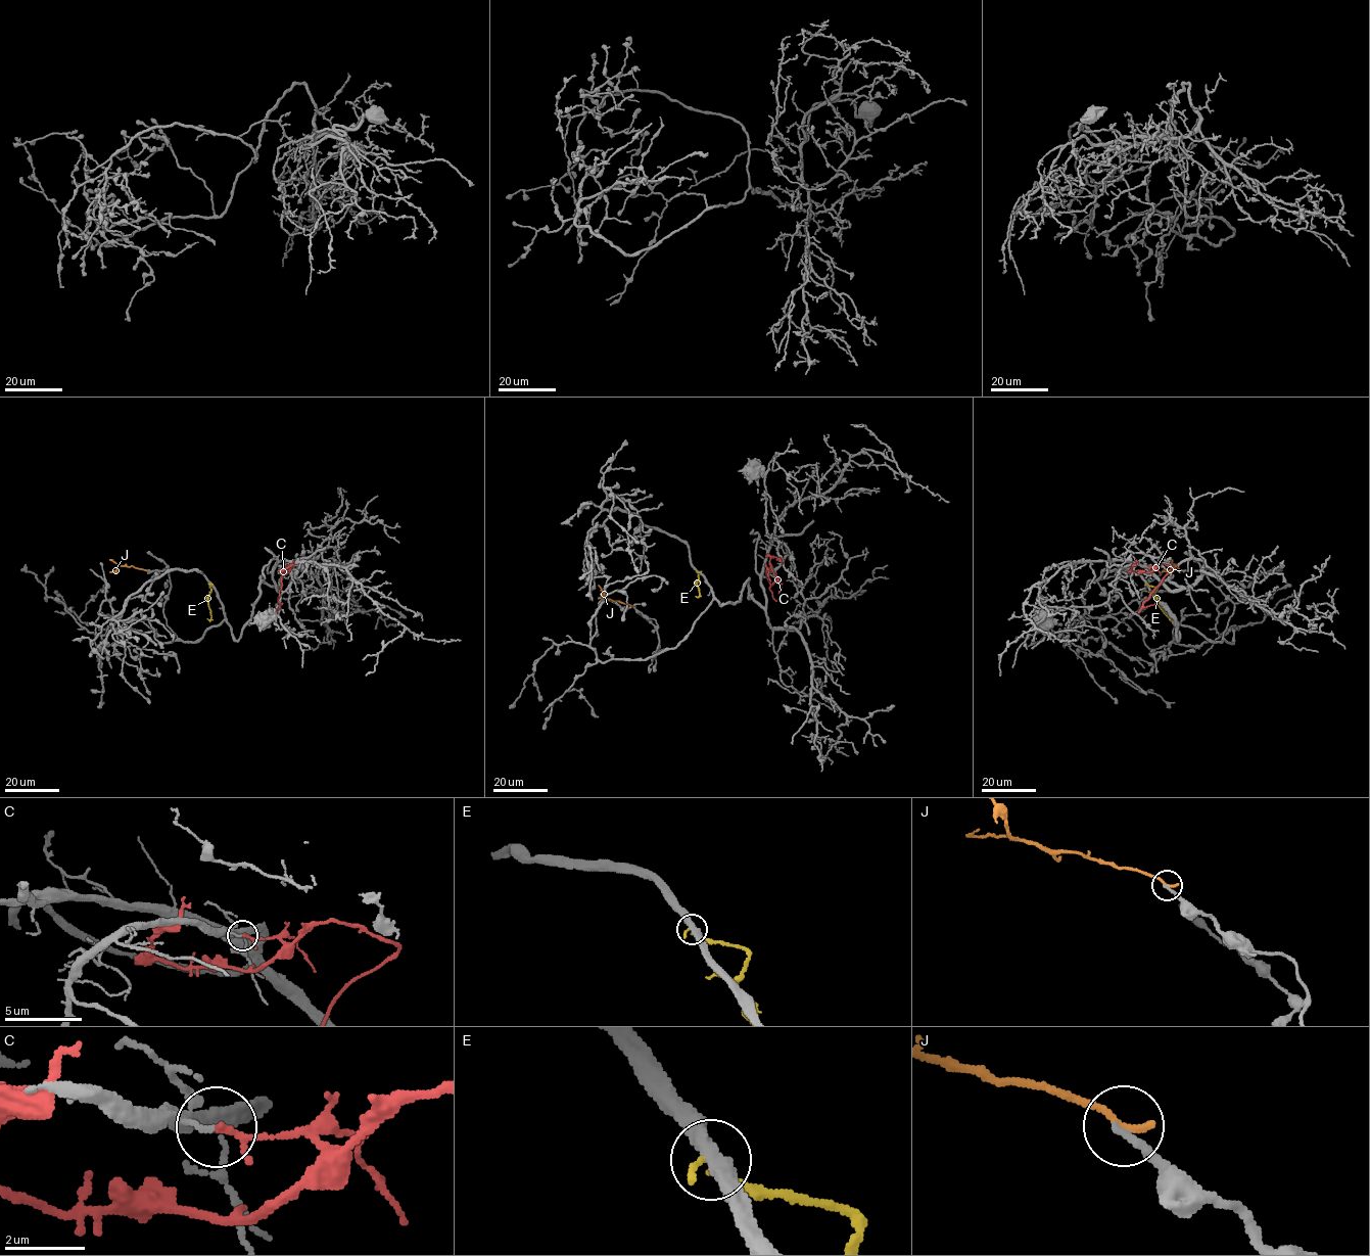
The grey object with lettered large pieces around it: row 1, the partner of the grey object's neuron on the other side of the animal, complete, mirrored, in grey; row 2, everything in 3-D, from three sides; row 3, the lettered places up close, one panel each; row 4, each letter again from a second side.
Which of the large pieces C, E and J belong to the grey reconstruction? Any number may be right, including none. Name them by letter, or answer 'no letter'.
no letter

